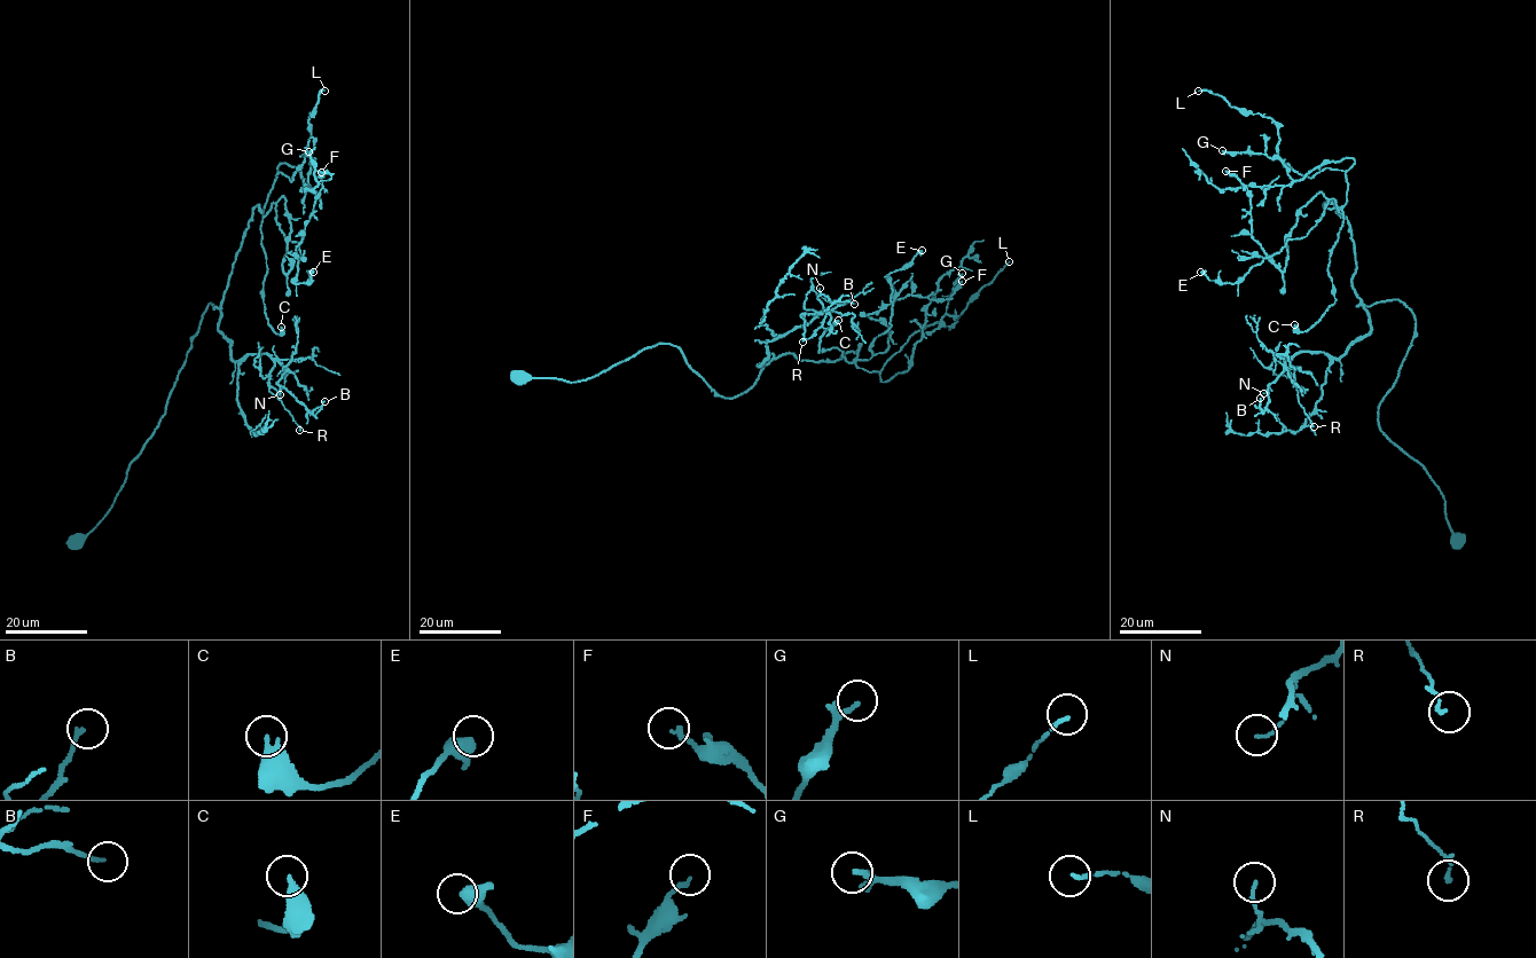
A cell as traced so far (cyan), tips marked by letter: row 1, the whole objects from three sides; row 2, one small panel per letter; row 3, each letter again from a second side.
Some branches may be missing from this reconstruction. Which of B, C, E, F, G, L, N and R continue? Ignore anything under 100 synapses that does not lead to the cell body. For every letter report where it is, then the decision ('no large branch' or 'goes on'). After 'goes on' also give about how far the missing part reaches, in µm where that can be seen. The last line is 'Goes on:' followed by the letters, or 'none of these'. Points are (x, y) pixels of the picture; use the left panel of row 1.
B: (324, 401) | no large branch
C: (281, 327) | no large branch
E: (313, 272) | no large branch
F: (321, 172) | no large branch
G: (308, 151) | no large branch
L: (324, 91) | no large branch
N: (280, 394) | no large branch
R: (299, 430) | no large branch
Goes on: none of these

